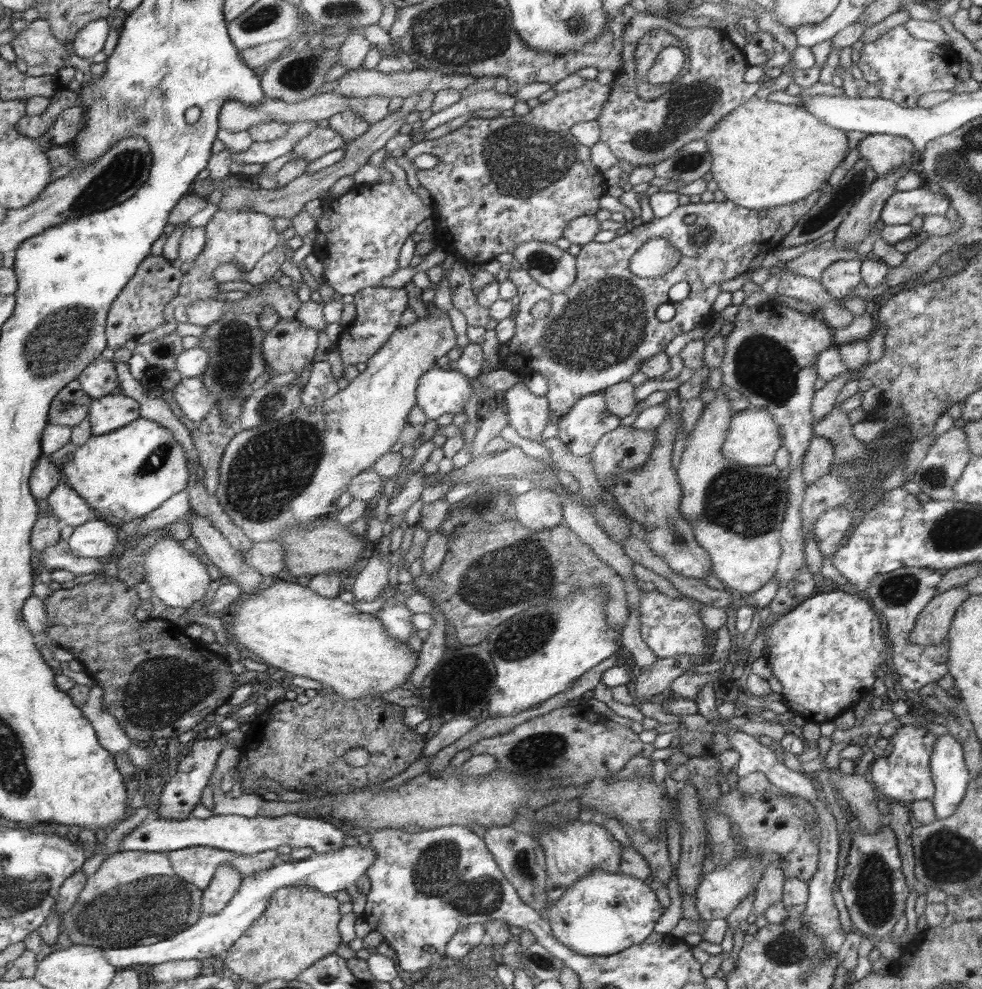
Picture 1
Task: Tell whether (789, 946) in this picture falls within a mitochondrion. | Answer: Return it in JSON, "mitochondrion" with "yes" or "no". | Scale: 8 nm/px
{"mitochondrion":"yes"}

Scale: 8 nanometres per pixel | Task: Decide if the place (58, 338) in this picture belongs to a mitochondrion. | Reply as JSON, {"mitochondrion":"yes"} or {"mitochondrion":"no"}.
{"mitochondrion":"yes"}

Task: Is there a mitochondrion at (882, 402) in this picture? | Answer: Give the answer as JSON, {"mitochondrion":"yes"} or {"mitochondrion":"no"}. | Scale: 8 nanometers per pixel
{"mitochondrion":"no"}

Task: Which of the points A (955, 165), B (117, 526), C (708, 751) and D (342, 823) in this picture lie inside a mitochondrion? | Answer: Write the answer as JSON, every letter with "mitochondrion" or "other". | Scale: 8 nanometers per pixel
{"A":"mitochondrion","B":"other","C":"other","D":"other"}

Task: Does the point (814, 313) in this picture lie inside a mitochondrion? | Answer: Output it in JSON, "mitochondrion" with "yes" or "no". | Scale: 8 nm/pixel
{"mitochondrion":"no"}

